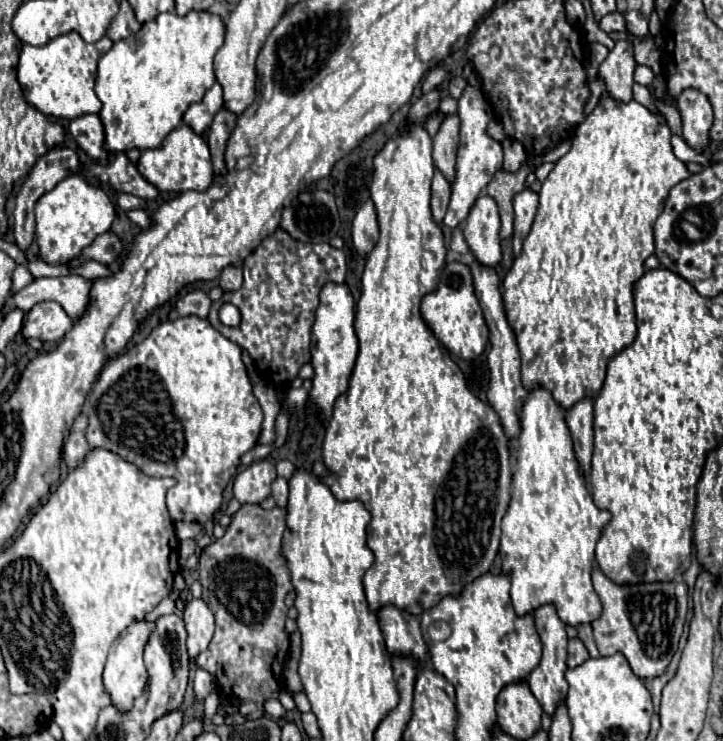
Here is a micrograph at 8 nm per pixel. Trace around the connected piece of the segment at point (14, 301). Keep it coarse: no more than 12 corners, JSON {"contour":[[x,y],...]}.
{"contour":[[81,275],[33,279],[7,299],[15,307],[57,301],[73,321],[87,311],[93,281]]}

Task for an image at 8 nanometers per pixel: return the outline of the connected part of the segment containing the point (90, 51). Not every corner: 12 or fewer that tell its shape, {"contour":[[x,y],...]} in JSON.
{"contour":[[75,31],[23,45],[17,81],[43,115],[99,113],[97,61],[113,41]]}

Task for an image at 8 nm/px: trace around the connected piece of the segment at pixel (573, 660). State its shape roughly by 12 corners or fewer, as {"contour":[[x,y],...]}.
{"contour":[[579,637],[569,639],[567,665],[573,669],[589,659]]}

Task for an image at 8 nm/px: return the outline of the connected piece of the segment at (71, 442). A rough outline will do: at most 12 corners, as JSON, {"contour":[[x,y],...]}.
{"contour":[[81,413],[65,441],[65,463],[73,469],[89,451]]}

